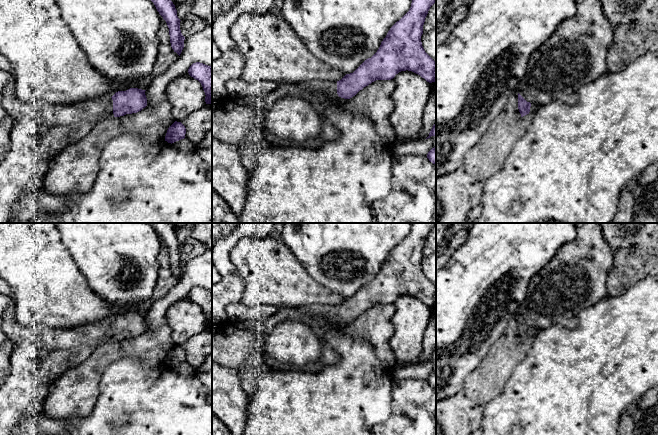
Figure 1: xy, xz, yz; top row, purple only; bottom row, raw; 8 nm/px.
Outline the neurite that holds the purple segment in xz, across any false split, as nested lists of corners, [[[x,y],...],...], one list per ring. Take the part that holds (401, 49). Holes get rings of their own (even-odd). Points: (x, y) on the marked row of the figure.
[[[412,0],[409,11],[390,28],[377,52],[366,59],[353,73],[346,74],[339,81],[313,80],[296,84],[317,98],[336,99],[339,96],[350,99],[372,82],[391,80],[401,71],[412,71],[429,83],[435,82],[436,62],[425,52],[421,42],[425,18],[435,2],[436,0]]]

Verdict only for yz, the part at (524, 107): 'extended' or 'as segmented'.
extended

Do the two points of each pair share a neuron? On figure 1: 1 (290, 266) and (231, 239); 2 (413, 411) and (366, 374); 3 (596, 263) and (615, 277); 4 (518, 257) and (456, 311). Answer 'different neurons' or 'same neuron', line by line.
1: different neurons
2: different neurons
3: different neurons
4: same neuron

